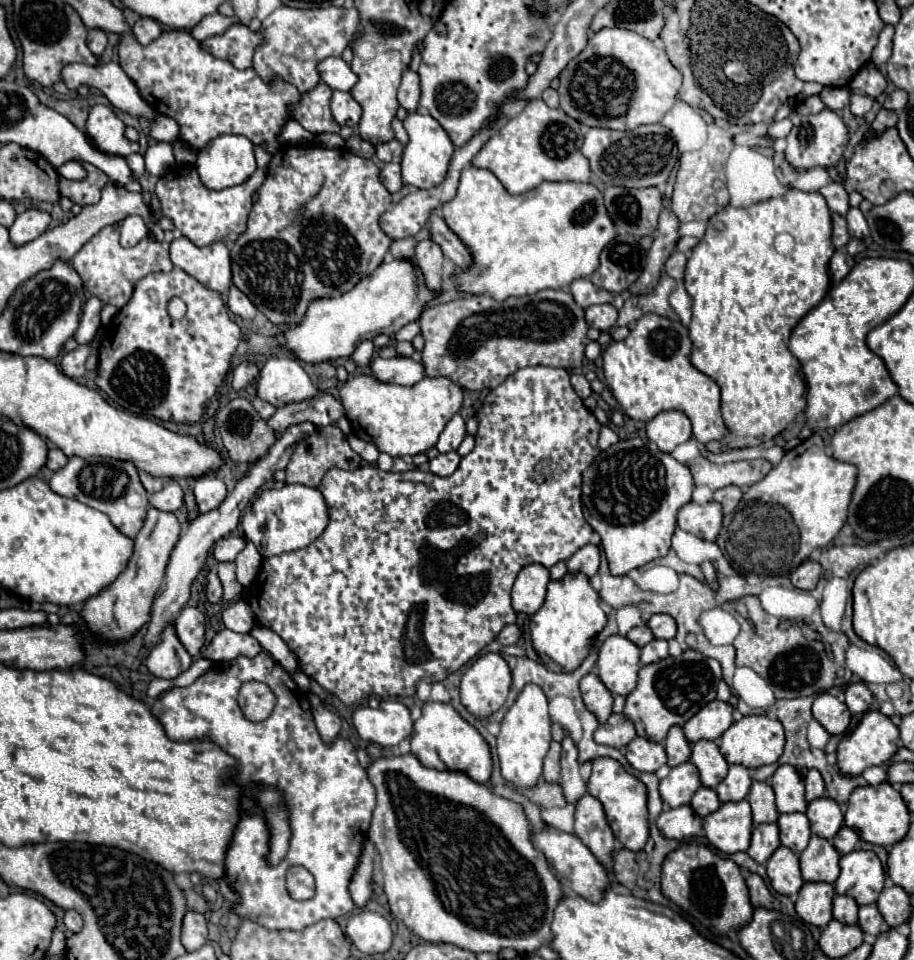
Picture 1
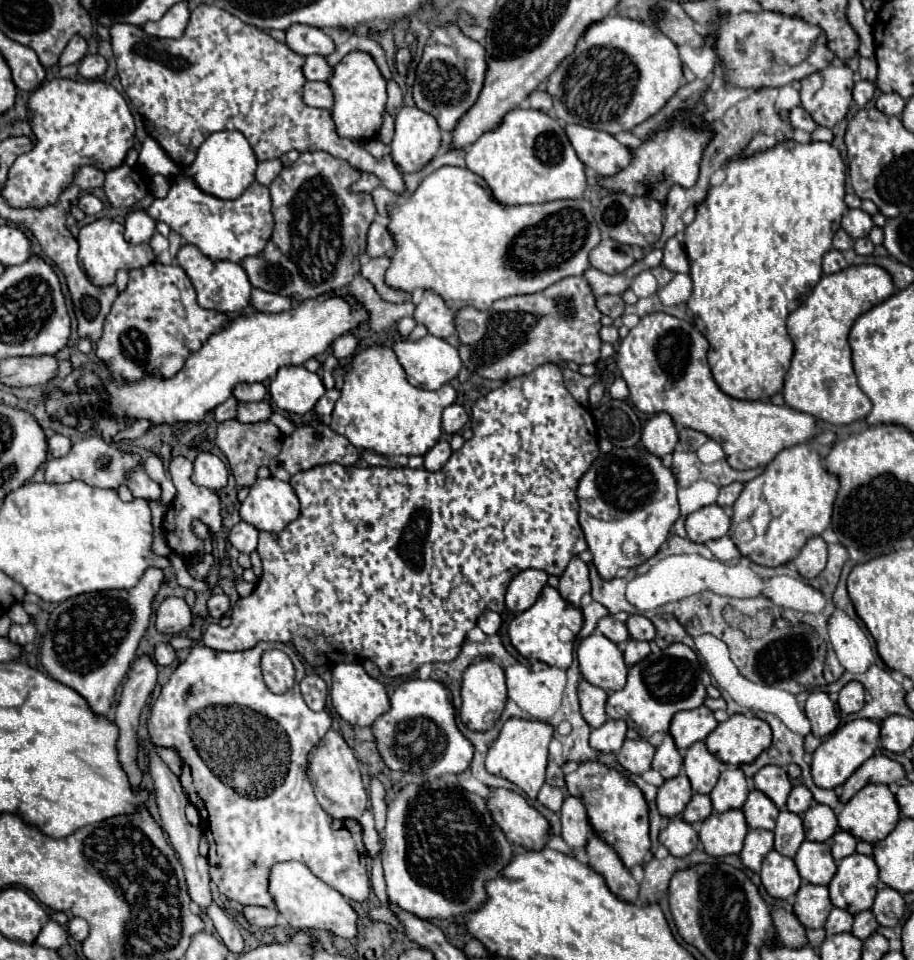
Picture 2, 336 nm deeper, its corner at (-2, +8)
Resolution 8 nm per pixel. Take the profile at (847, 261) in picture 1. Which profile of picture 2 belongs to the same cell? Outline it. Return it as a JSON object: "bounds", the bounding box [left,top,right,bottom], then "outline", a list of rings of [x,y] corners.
{"bounds":[823,249,847,275],"outline":[[[831,249],[829,253],[825,253],[825,257],[823,257],[823,273],[825,273],[825,275],[837,273],[837,271],[841,271],[841,269],[845,269],[845,267],[847,267],[847,263],[845,263],[841,251]]]}

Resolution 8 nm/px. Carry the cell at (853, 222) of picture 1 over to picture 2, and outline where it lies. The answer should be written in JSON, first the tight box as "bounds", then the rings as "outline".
{"bounds":[841,209,873,239],"outline":[[[849,209],[847,215],[843,217],[841,221],[841,227],[853,237],[853,239],[859,239],[859,237],[867,237],[871,227],[873,227],[873,219],[869,213],[865,213],[863,209]]]}

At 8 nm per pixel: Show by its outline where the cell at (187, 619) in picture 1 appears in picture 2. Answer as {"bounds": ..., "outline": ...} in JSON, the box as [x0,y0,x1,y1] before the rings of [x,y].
{"bounds":[157,597,193,635],"outline":[[[167,597],[161,607],[157,609],[157,631],[165,635],[175,635],[183,629],[187,629],[193,623],[193,613],[185,599],[179,597]]]}

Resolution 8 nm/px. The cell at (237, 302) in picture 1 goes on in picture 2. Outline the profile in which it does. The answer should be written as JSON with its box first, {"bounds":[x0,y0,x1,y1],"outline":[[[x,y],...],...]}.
{"bounds":[251,289,293,313],"outline":[[[251,289],[251,307],[263,313],[287,311],[293,305],[289,297],[279,297],[277,293],[267,293],[261,289]]]}

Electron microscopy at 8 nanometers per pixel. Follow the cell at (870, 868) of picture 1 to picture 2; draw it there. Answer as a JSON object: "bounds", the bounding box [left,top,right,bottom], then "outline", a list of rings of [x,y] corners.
{"bounds":[829,853,879,915],"outline":[[[853,853],[837,865],[837,873],[829,883],[833,905],[847,909],[851,915],[871,909],[879,881],[879,869],[873,857]]]}

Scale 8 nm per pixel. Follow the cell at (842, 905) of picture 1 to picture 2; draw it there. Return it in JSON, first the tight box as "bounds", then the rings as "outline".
{"bounds":[825,907,853,935],"outline":[[[833,907],[829,917],[827,917],[825,931],[829,935],[833,935],[833,933],[847,933],[847,931],[851,931],[851,925],[853,925],[853,915],[849,911],[845,911],[845,909]]]}

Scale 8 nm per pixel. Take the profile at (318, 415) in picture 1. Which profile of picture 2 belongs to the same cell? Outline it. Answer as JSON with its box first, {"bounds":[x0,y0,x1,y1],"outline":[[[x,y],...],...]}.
{"bounds":[237,401,273,423],"outline":[[[257,401],[257,403],[239,403],[239,415],[237,421],[243,423],[259,423],[267,421],[273,415],[273,409],[267,401]]]}

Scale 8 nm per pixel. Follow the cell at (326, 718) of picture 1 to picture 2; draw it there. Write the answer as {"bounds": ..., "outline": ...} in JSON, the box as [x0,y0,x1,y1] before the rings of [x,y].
{"bounds":[307,729,367,819],"outline":[[[329,729],[321,743],[309,753],[309,765],[307,765],[307,775],[311,779],[311,785],[315,789],[319,805],[333,817],[337,819],[359,819],[361,813],[367,807],[367,791],[363,787],[359,763],[355,759],[353,749],[345,743],[339,731]]]}

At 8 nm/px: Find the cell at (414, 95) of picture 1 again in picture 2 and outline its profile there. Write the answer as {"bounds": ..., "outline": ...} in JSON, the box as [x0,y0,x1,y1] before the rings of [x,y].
{"bounds":[395,47,411,77],"outline":[[[407,47],[399,49],[399,51],[397,51],[397,55],[395,55],[395,63],[397,63],[397,71],[399,71],[399,75],[401,75],[401,77],[405,77],[409,61],[411,61],[411,53],[409,53],[409,49],[407,49]]]}

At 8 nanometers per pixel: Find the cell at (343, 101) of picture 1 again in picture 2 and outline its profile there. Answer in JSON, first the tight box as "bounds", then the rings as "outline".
{"bounds":[303,81,333,109],"outline":[[[307,81],[303,87],[303,101],[311,107],[331,109],[333,107],[333,91],[323,81]]]}

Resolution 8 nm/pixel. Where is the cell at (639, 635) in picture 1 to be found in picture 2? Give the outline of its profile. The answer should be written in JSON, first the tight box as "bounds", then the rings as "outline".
{"bounds":[597,615,631,643],"outline":[[[611,615],[603,617],[603,619],[599,621],[597,629],[599,629],[607,639],[611,639],[611,641],[615,641],[615,643],[623,643],[623,641],[629,641],[629,639],[631,639],[631,635],[629,635],[629,631],[627,631],[627,625],[621,623],[621,621],[617,621],[617,619],[611,617]]]}

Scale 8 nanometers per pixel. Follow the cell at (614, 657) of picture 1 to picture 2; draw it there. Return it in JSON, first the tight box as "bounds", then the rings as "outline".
{"bounds":[577,631,627,693],"outline":[[[593,631],[579,643],[577,649],[581,675],[607,693],[623,689],[627,681],[627,665],[617,643],[607,639],[603,633]]]}

